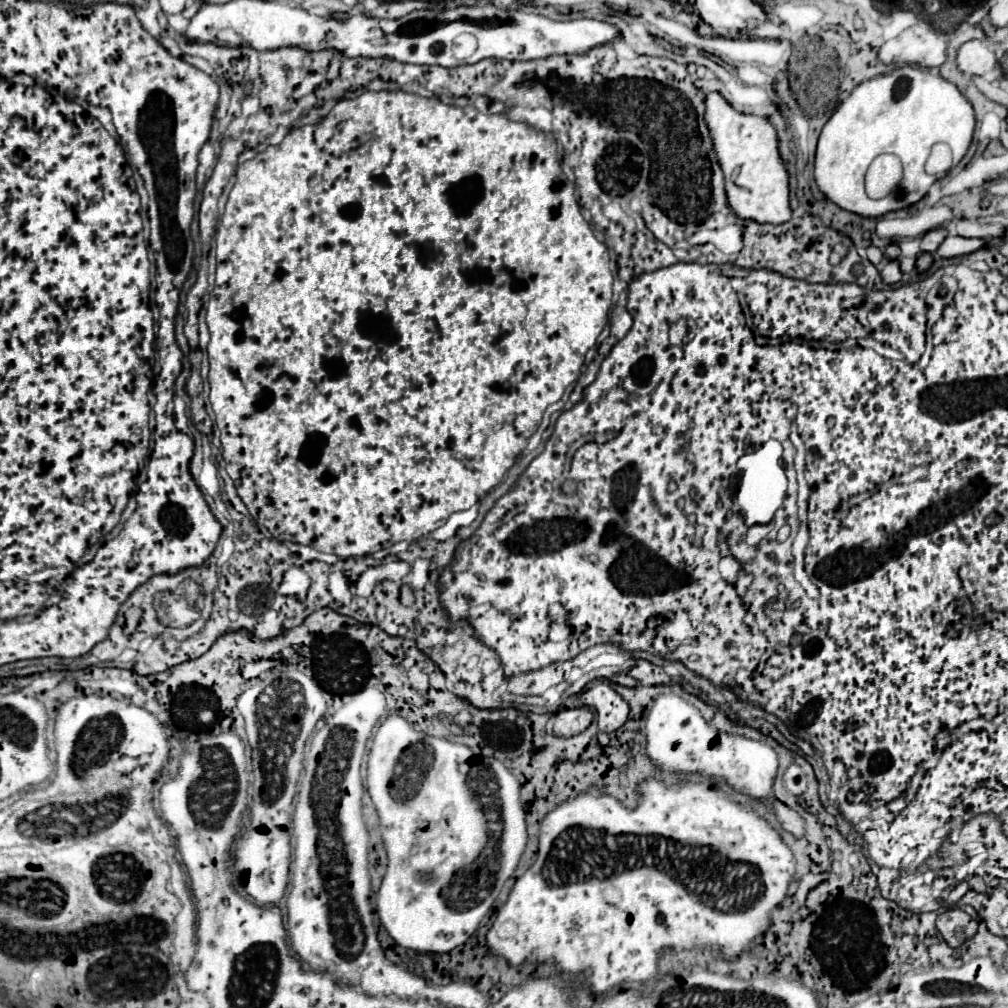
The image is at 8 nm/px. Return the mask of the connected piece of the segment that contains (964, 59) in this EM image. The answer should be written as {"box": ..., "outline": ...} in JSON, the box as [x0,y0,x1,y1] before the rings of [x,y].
{"box":[956,40,998,76],"outline":[[[970,40],[958,50],[956,62],[964,74],[976,76],[990,72],[998,64],[998,58],[984,40]]]}

